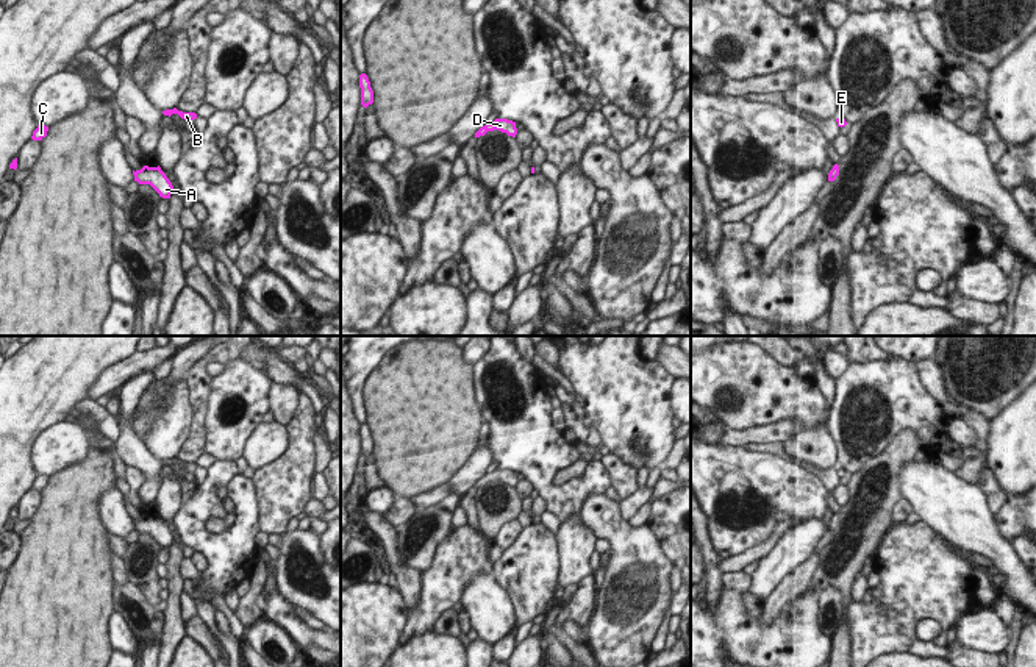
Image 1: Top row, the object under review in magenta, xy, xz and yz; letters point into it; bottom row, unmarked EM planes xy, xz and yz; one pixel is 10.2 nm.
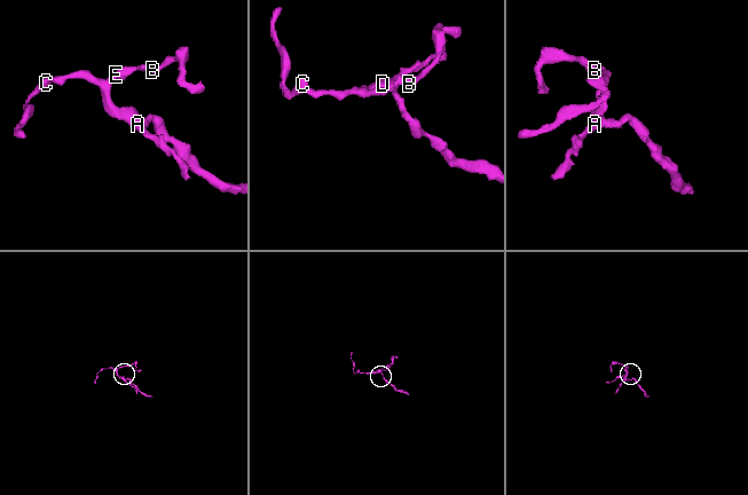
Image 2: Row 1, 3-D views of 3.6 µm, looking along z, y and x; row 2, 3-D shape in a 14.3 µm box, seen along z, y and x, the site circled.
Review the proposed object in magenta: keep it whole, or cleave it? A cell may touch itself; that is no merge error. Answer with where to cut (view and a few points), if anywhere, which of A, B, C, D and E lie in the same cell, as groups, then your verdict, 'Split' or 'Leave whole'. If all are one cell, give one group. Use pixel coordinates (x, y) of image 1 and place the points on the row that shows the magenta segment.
No split. Groups: A B C D E. Leave whole.

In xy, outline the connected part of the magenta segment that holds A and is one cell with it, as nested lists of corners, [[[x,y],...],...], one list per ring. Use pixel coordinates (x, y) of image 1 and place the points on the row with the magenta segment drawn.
[[[144,166],[141,170],[133,170],[133,175],[134,181],[138,181],[139,184],[150,184],[159,194],[159,197],[170,198],[173,186],[159,166]]]

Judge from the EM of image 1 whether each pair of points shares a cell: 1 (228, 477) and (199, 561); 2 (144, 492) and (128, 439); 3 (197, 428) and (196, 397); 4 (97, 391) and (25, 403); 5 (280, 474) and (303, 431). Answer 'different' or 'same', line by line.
1: different
2: same
3: same
4: different
5: same

